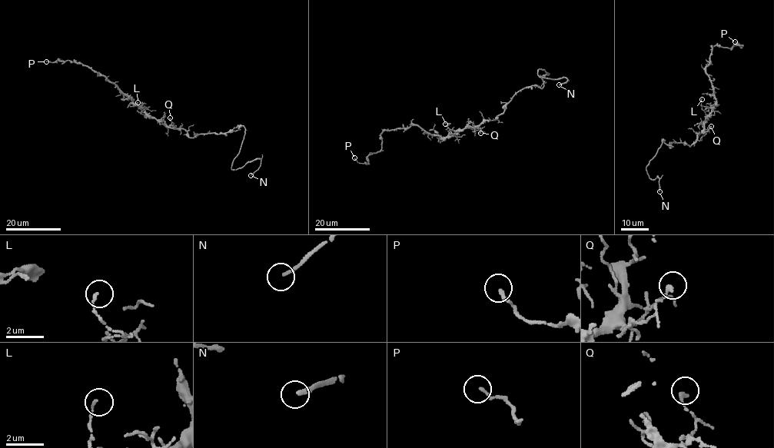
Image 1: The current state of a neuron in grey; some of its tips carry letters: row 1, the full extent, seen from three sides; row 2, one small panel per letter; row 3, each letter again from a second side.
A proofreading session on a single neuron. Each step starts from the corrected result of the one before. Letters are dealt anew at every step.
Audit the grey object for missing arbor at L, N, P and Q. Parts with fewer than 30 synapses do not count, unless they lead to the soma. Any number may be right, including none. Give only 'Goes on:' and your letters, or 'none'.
Goes on: N

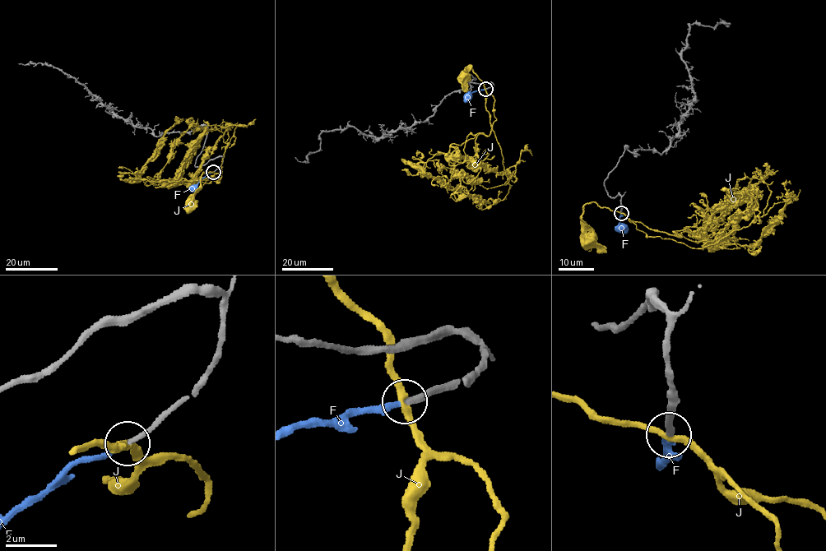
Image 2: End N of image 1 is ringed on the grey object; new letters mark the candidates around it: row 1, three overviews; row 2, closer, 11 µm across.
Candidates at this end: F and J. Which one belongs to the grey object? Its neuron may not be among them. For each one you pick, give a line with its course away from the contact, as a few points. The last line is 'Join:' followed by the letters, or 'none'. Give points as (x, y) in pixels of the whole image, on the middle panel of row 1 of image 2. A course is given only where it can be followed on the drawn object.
F: via (485, 89), (474, 91), (468, 97)
Join: F

